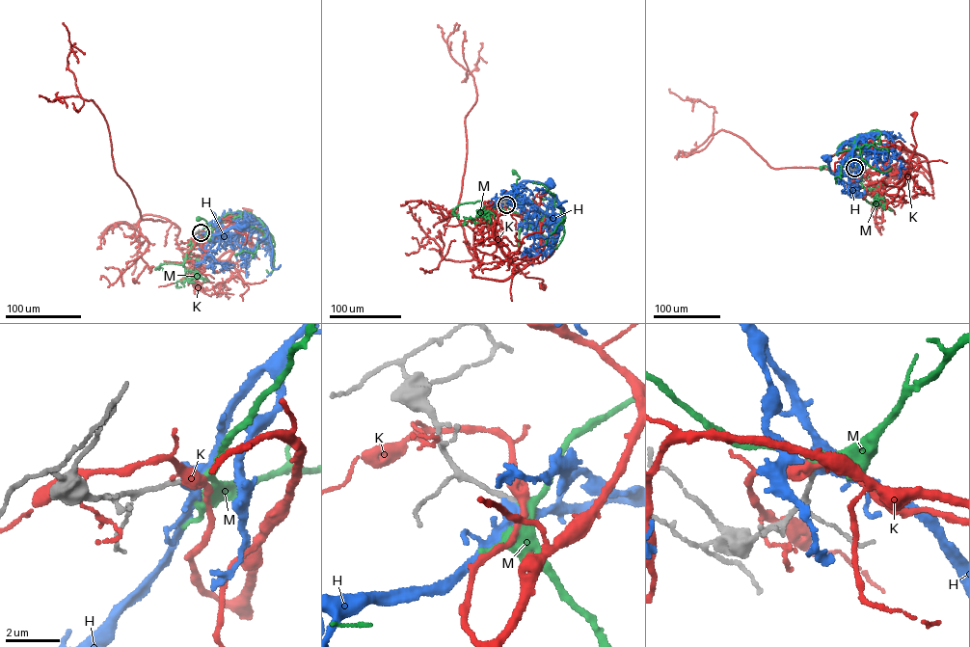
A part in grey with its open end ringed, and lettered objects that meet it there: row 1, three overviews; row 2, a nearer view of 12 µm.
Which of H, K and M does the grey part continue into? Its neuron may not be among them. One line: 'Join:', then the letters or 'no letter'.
Join: M

